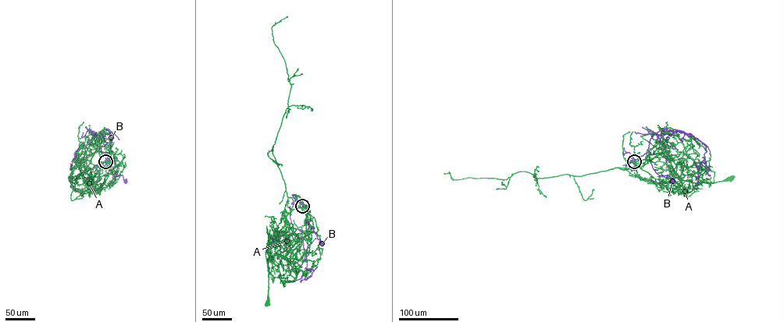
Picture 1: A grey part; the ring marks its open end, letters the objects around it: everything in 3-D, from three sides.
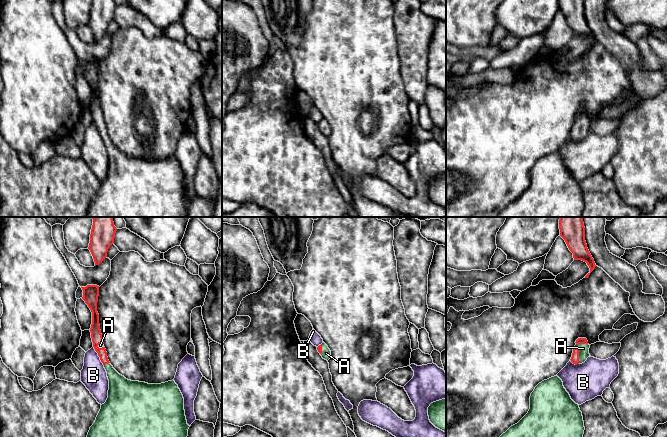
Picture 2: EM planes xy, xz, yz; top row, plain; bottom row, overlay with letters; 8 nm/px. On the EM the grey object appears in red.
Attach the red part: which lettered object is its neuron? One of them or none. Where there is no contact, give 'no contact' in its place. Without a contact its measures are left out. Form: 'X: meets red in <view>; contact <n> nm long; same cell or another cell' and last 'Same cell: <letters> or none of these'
A: meets red in yz; contact 150 nm long; same cell
B: meets red in xy; contact 180 nm long; another cell
Same cell: A

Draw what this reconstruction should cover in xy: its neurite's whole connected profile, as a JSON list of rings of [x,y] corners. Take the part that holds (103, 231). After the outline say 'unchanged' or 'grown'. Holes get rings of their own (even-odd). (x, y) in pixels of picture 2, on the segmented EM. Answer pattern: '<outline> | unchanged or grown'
[[[92,217],[93,225],[90,234],[90,250],[95,266],[102,263],[107,257],[109,247],[114,243],[117,228],[113,217]]] | unchanged

